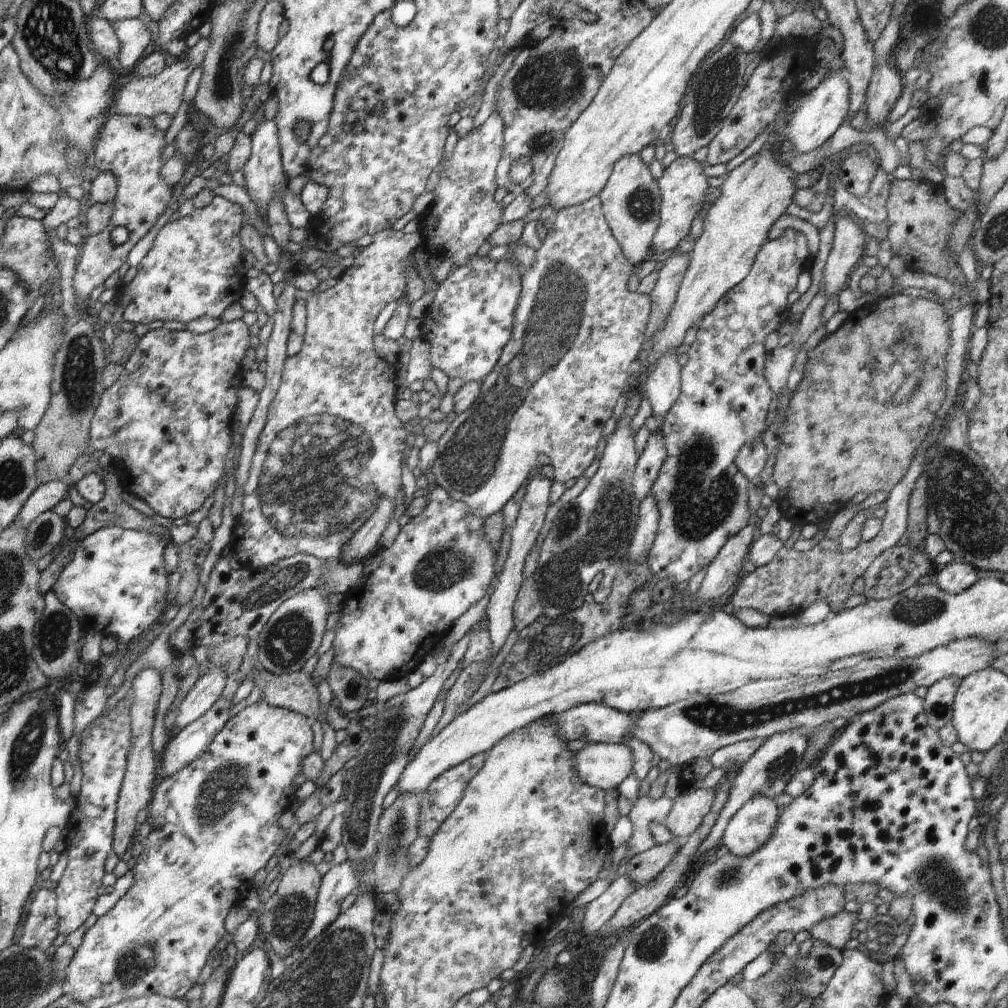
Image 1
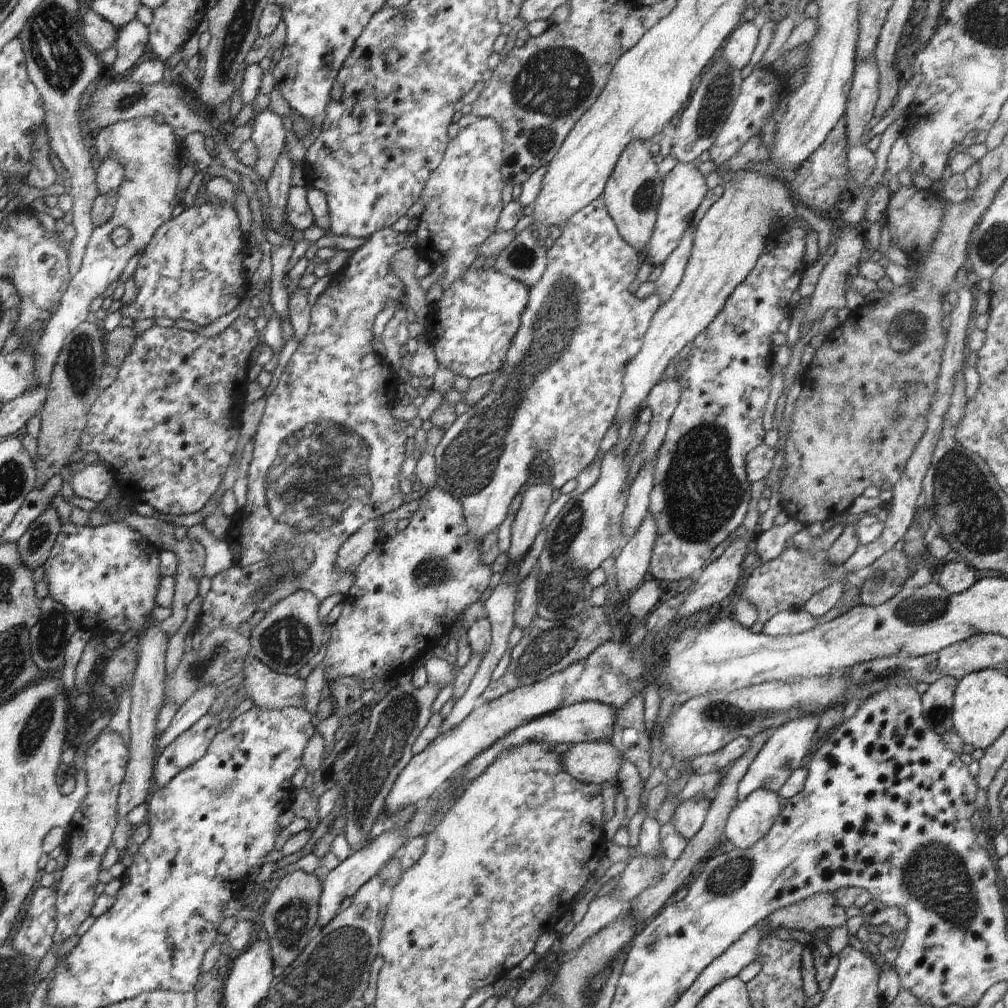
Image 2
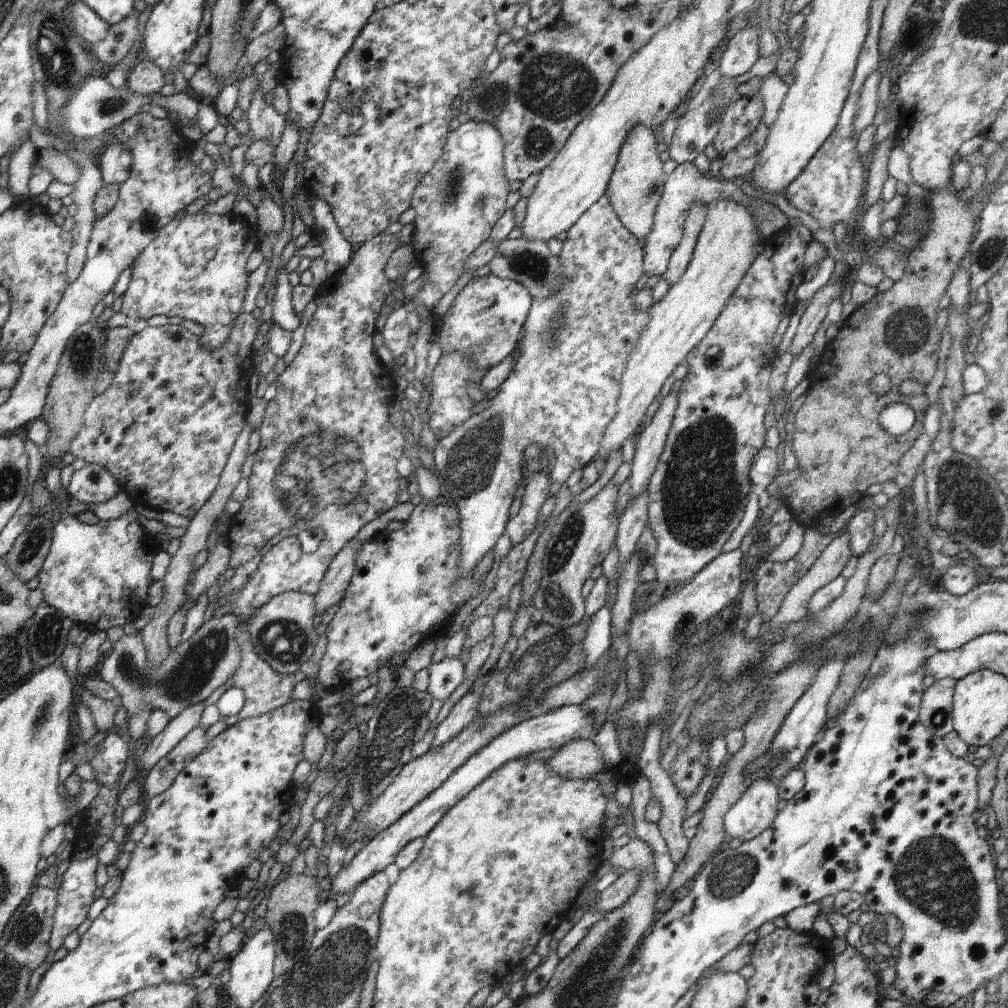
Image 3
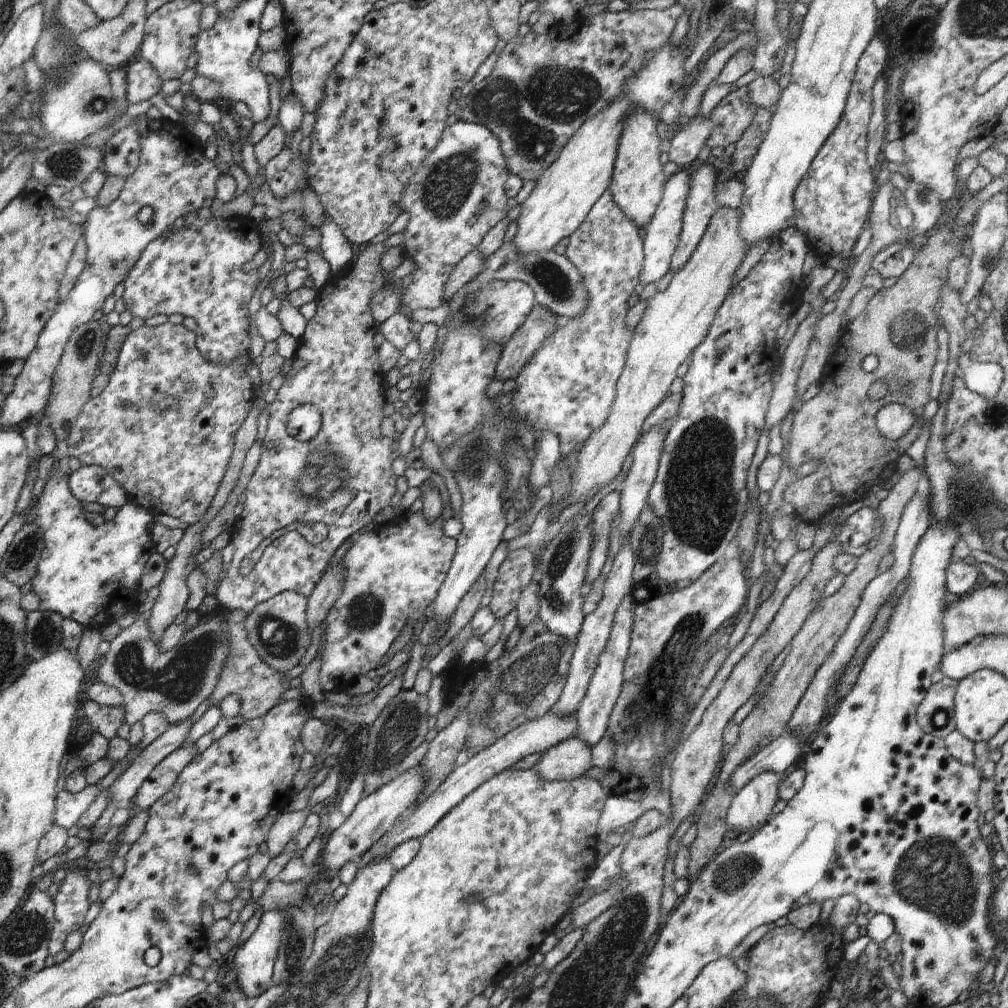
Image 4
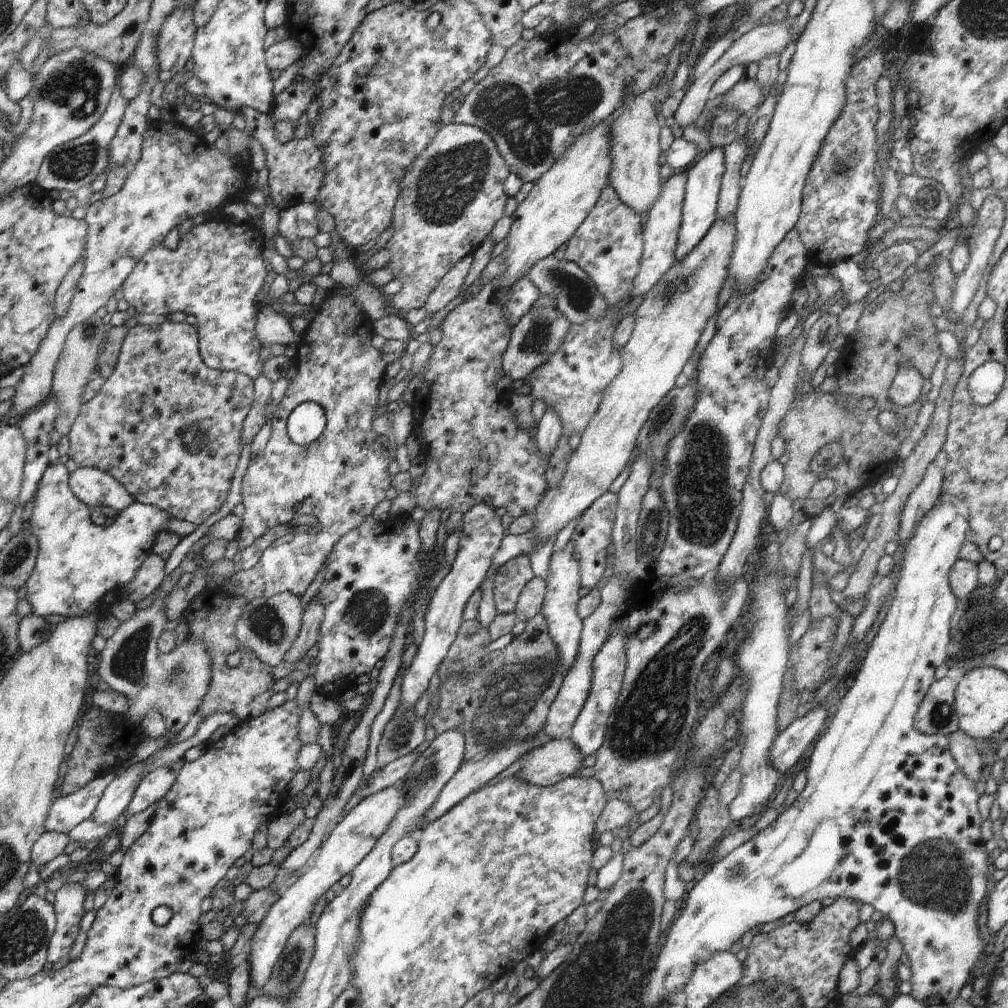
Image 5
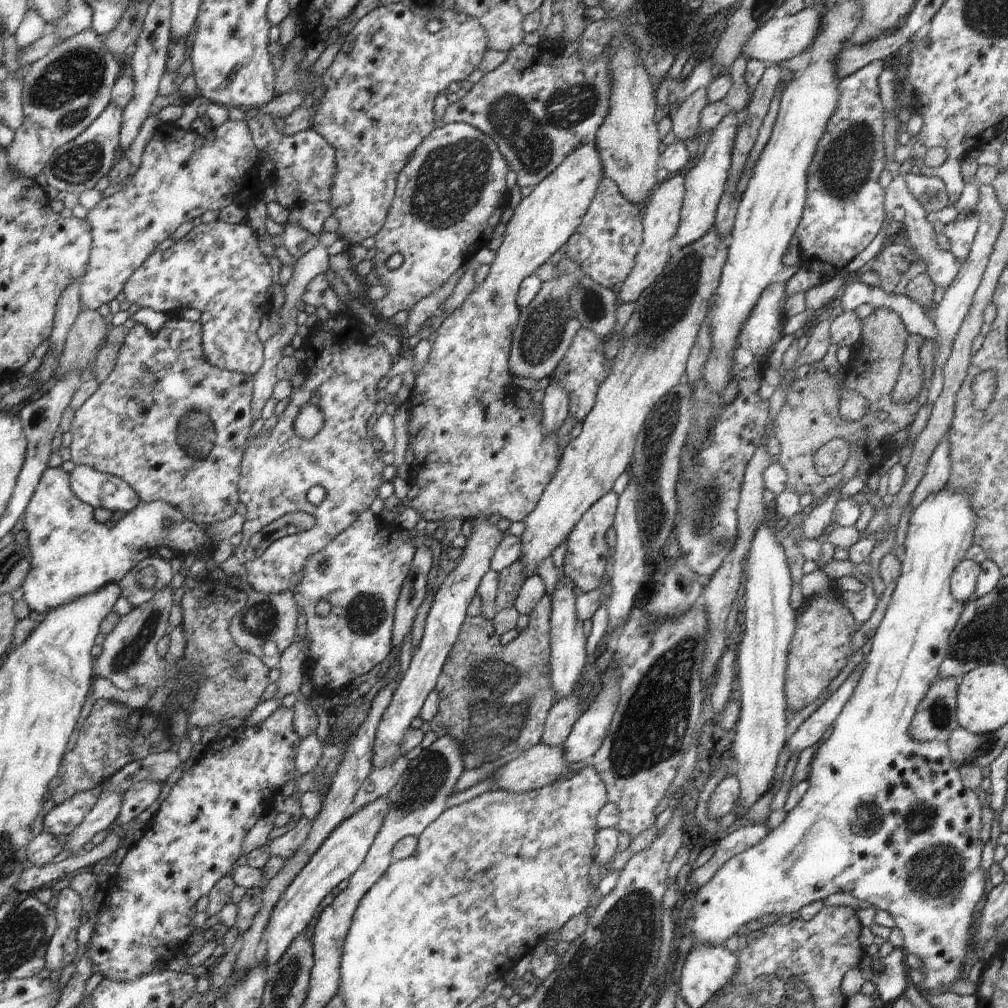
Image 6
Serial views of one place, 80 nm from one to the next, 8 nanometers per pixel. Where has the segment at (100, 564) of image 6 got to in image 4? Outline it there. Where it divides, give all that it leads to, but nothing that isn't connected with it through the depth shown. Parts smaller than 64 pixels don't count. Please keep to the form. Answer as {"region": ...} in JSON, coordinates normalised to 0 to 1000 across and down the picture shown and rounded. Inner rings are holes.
{"region":[[[60,465],[56,468],[52,466],[38,496],[34,519],[43,526],[45,537],[36,569],[31,575],[32,586],[41,595],[40,604],[58,608],[63,613],[71,613],[81,619],[83,625],[99,625],[102,621],[115,617],[115,613],[110,610],[121,611],[128,605],[136,607],[139,572],[147,555],[155,548],[148,527],[154,510],[128,496],[119,503],[112,517],[97,522],[90,521],[84,515],[85,508],[81,499],[69,488],[67,473]]]}

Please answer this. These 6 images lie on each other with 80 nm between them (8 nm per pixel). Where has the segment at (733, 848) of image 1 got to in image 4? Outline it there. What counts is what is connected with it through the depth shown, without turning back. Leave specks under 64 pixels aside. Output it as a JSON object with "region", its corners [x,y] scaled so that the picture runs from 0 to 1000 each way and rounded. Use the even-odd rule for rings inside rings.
{"region":[[[757,766],[741,776],[724,797],[719,812],[720,817],[728,825],[749,826],[767,809],[766,802],[773,794],[776,770],[767,766]]]}

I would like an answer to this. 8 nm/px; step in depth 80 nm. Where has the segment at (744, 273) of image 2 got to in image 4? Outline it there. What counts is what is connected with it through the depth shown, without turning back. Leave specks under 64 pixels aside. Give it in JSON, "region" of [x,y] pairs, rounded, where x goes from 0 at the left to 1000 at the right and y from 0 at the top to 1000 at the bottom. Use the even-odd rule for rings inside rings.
{"region":[[[712,204],[710,210],[708,210],[706,216],[704,216],[704,220],[700,225],[698,234],[694,237],[694,240],[692,241],[690,248],[687,251],[687,254],[684,256],[684,259],[673,270],[668,272],[668,276],[665,282],[663,282],[661,288],[658,288],[656,291],[651,290],[651,292],[643,298],[640,311],[637,313],[636,318],[629,324],[628,327],[628,334],[626,335],[626,340],[622,347],[621,359],[611,382],[611,395],[607,400],[607,405],[605,407],[606,410],[604,411],[602,418],[580,438],[578,445],[574,448],[572,453],[573,461],[570,471],[567,473],[565,494],[561,504],[564,501],[566,502],[567,500],[578,497],[580,494],[585,496],[594,486],[597,486],[597,484],[599,484],[599,482],[601,482],[601,480],[603,480],[611,472],[611,470],[615,468],[619,454],[621,454],[621,451],[626,448],[628,442],[633,437],[633,434],[638,430],[638,421],[641,414],[645,411],[645,409],[647,409],[647,407],[649,407],[649,405],[651,405],[651,403],[653,403],[653,401],[655,401],[655,398],[659,395],[659,393],[666,390],[664,385],[667,378],[671,375],[671,367],[673,367],[675,361],[677,361],[677,359],[685,353],[685,350],[700,335],[704,322],[710,313],[711,308],[714,304],[716,304],[721,292],[729,284],[728,274],[730,274],[730,268],[732,268],[732,265],[736,262],[736,258],[738,258],[738,254],[740,254],[741,251],[741,242],[738,240],[738,237],[733,231],[734,219],[734,207],[724,206],[721,204]]]}

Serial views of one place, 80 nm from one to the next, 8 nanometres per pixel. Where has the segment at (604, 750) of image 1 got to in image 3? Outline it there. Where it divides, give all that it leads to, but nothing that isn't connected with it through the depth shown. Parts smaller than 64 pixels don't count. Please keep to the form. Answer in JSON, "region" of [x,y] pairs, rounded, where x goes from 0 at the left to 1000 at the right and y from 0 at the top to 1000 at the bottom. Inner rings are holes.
{"region":[[[587,733],[565,735],[542,756],[548,767],[561,773],[589,773],[593,766],[605,763]]]}

